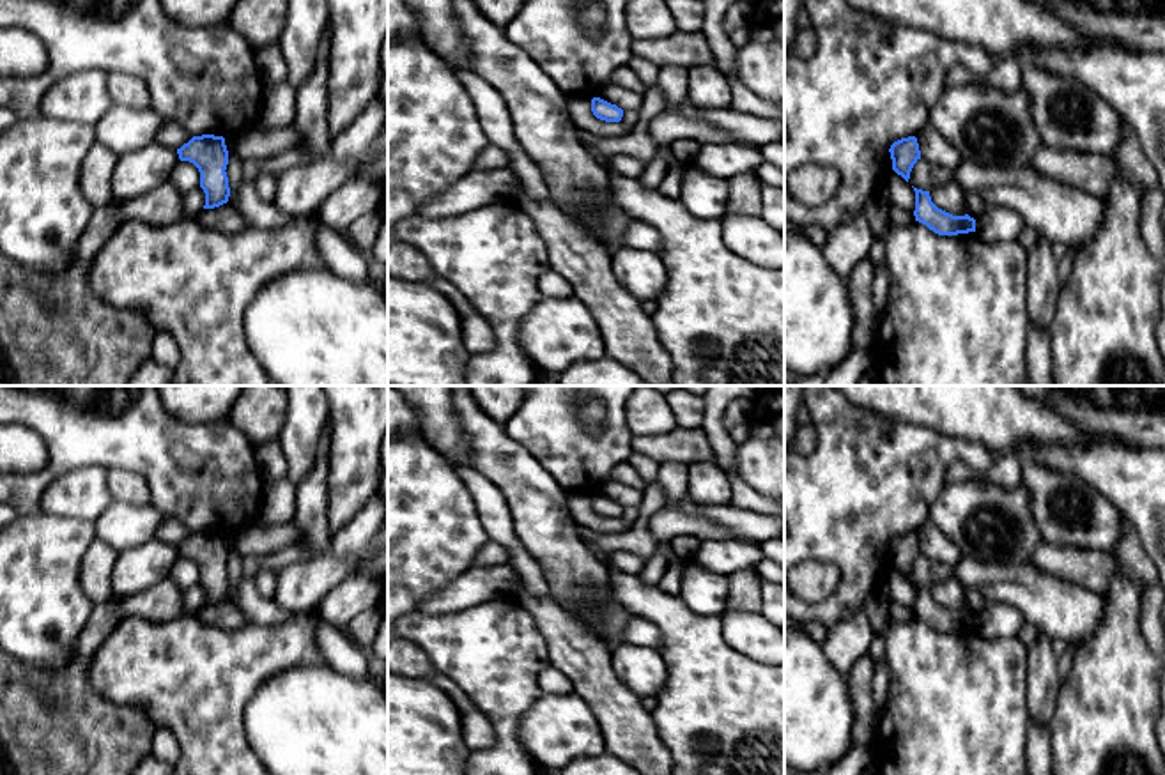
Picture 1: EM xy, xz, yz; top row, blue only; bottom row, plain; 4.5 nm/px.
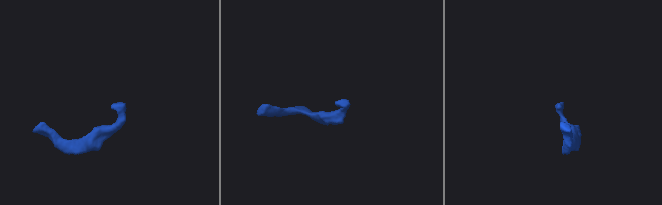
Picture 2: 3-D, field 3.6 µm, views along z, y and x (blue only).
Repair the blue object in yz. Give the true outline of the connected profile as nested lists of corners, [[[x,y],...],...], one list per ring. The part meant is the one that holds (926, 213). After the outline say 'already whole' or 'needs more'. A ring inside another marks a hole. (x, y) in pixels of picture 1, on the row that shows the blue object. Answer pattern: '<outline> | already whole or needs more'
[[[914,188],[915,191],[915,221],[926,225],[938,235],[958,235],[976,232],[976,219],[968,214],[953,216],[942,209],[938,209],[930,196],[930,191],[922,191]]] | already whole

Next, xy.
[[[193,136],[177,149],[181,161],[193,163],[200,172],[200,188],[205,193],[204,209],[214,209],[228,202],[230,188],[227,177],[228,150],[223,136]]] | already whole

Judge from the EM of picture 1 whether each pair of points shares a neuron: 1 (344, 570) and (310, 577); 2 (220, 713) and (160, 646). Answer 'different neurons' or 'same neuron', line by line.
1: same neuron
2: same neuron

